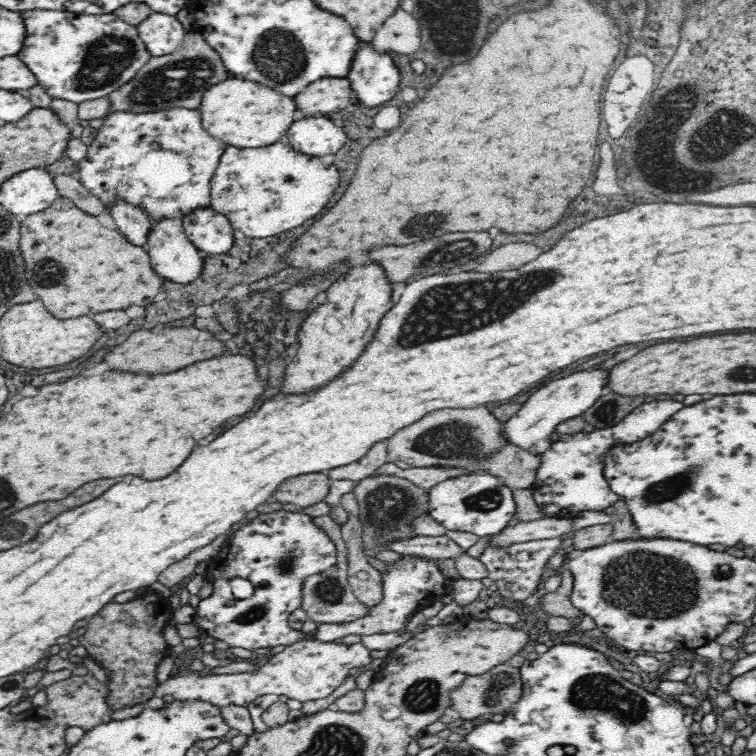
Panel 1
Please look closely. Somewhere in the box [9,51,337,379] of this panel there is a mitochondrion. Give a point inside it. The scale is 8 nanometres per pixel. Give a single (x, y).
(178, 80)

